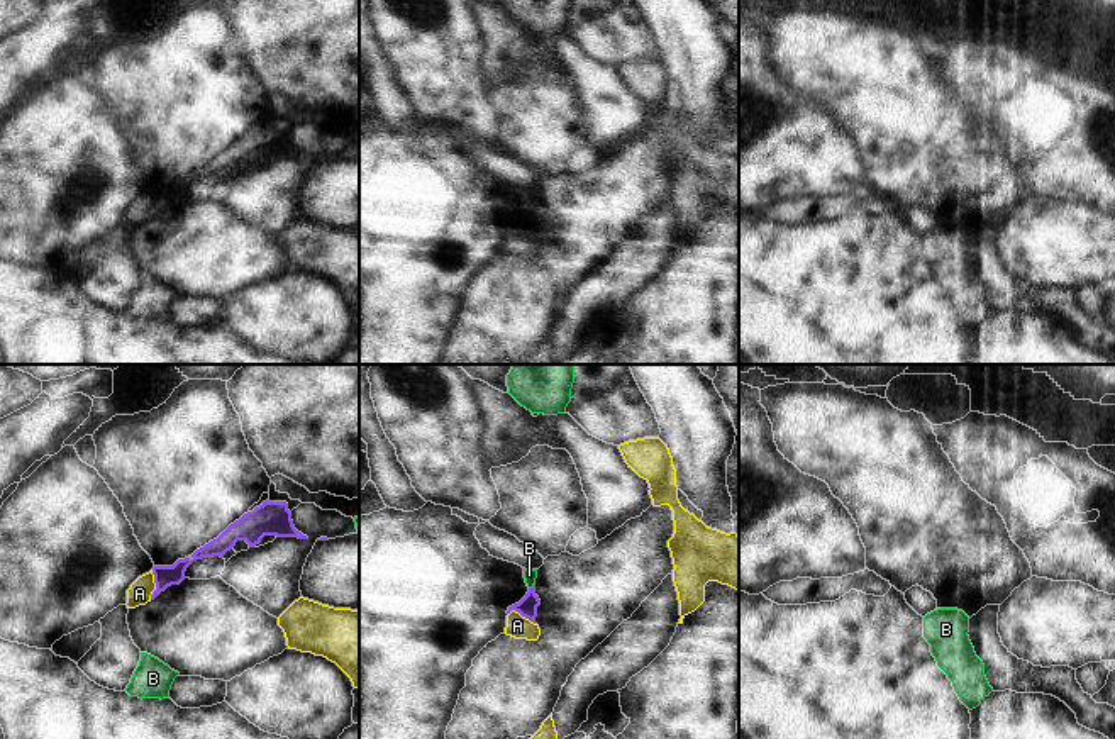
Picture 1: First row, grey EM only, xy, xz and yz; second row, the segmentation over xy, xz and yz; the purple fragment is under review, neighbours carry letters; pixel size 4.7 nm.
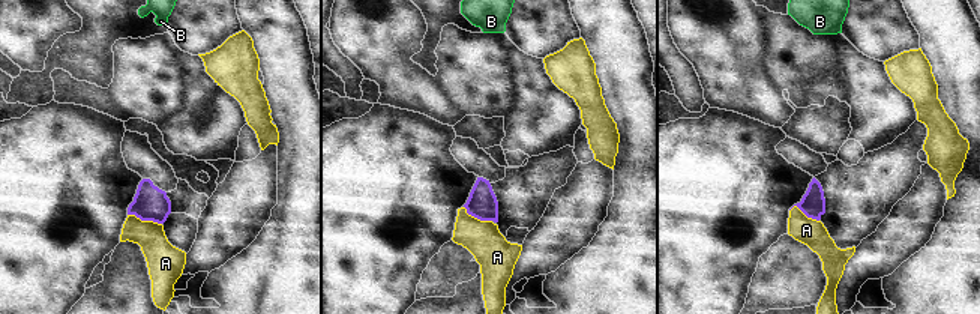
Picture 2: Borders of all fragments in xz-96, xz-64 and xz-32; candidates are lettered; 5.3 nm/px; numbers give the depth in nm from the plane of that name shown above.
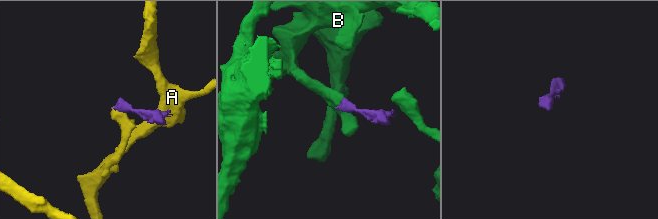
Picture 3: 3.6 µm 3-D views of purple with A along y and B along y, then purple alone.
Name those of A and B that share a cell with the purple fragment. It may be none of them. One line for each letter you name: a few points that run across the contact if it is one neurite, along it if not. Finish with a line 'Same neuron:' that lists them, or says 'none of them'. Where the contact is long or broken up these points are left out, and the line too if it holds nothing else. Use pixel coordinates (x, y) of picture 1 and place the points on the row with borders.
Same neuron: none of them

